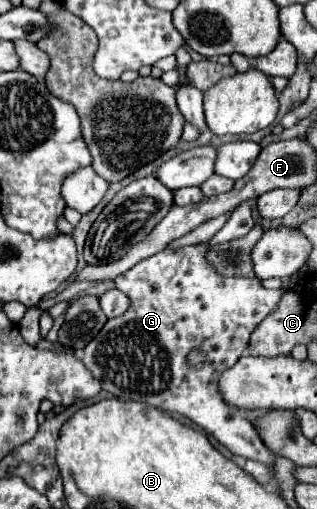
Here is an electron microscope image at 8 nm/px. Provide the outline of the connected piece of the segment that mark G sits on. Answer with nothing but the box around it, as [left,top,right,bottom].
[82,200,282,466]

